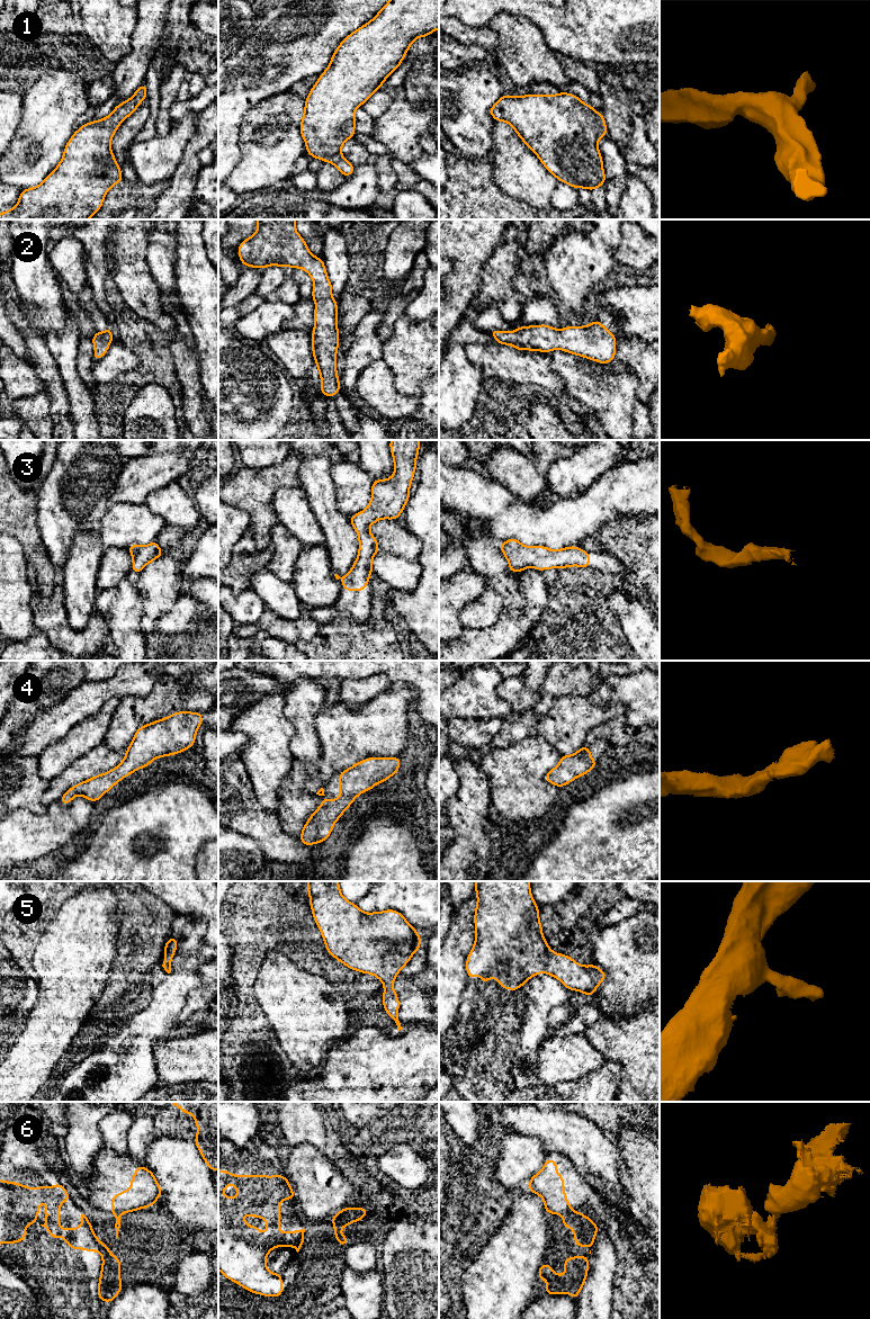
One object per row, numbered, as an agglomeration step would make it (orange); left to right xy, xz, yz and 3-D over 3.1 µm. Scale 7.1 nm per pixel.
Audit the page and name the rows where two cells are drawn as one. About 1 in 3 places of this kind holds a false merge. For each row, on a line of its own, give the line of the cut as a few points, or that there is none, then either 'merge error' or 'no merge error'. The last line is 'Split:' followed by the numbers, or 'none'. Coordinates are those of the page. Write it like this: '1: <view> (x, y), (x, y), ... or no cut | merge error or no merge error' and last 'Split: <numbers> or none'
1: no cut | no merge error
2: no cut | no merge error
3: no cut | no merge error
4: no cut | no merge error
5: no cut | no merge error
6: xy (110, 1211), (119, 1213) | merge error
Split: 6

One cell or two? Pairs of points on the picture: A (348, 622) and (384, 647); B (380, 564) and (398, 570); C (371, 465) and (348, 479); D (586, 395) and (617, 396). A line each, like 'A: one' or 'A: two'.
A: one
B: one
C: two
D: one

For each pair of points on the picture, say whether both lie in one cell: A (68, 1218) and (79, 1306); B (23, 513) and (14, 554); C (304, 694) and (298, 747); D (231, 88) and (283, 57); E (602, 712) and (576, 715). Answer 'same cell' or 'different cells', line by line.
A: same cell
B: different cells
C: same cell
D: same cell
E: same cell

